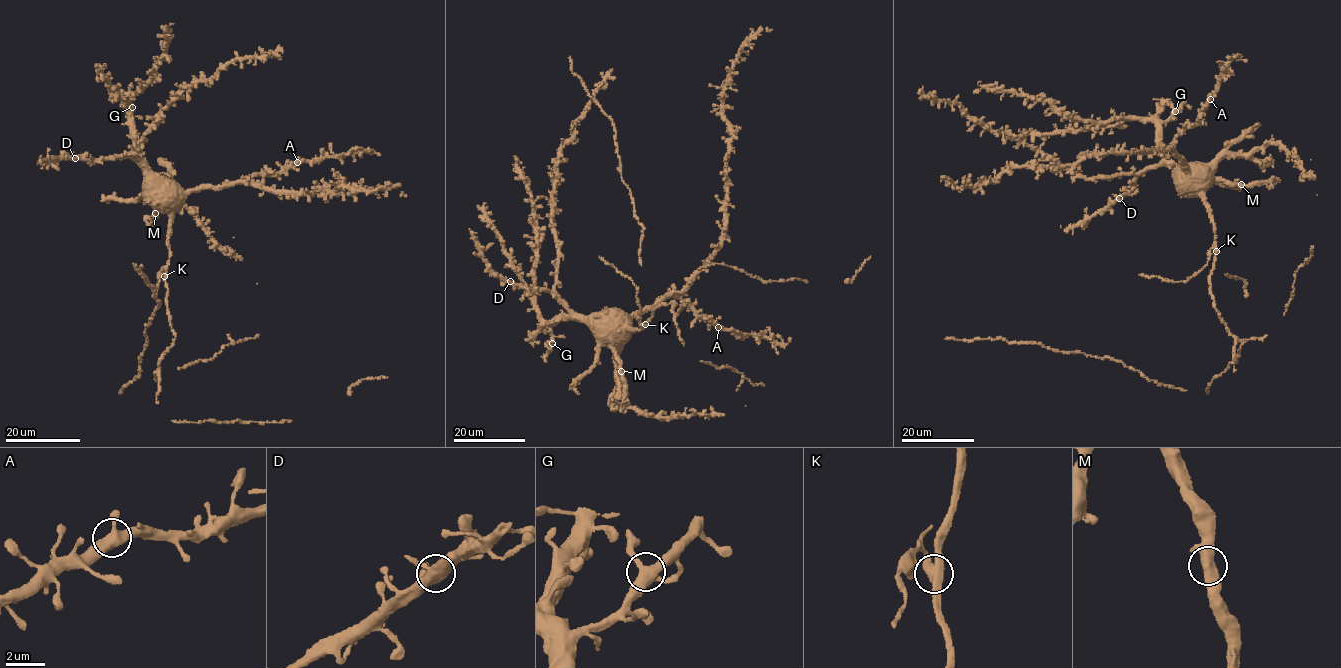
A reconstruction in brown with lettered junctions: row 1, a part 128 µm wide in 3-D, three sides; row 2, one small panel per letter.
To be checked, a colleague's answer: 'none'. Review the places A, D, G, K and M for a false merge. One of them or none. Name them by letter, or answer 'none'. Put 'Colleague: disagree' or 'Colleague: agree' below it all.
K
Colleague: disagree

